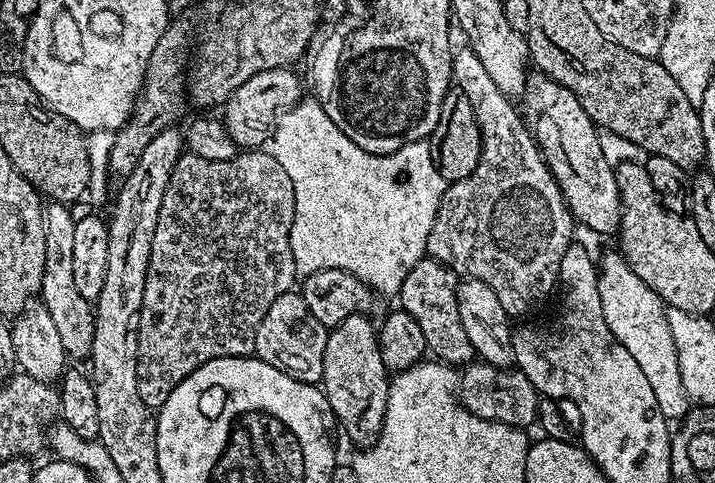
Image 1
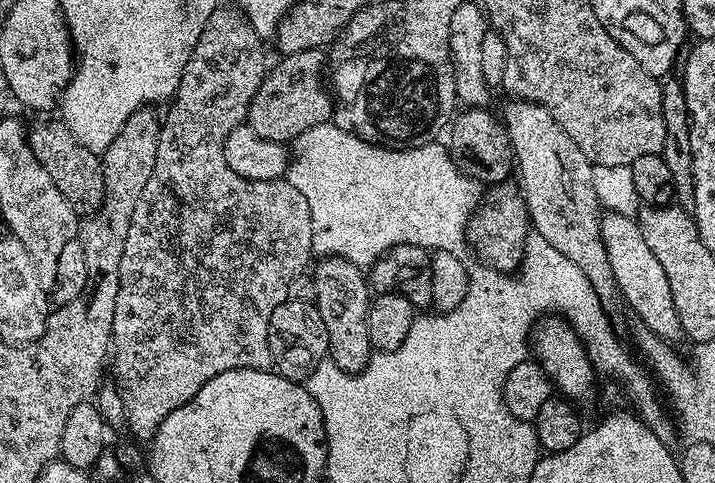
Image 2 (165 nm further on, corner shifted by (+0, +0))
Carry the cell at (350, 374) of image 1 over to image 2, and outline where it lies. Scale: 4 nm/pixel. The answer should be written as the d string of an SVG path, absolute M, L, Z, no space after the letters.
M330 256L319 261L314 279L316 282L315 306L326 322L328 356L344 372L361 372L368 364L374 351L370 334L366 330L368 317L368 284L361 267L351 264L342 257Z

